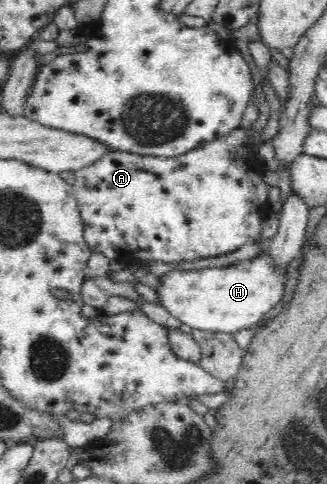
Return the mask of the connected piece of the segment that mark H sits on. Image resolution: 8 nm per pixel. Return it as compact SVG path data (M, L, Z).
M267 251L253 260L242 260L224 268L174 269L164 277L156 292L160 305L174 318L192 329L228 334L258 325L264 315L282 301L287 282L286 271L275 266Z

